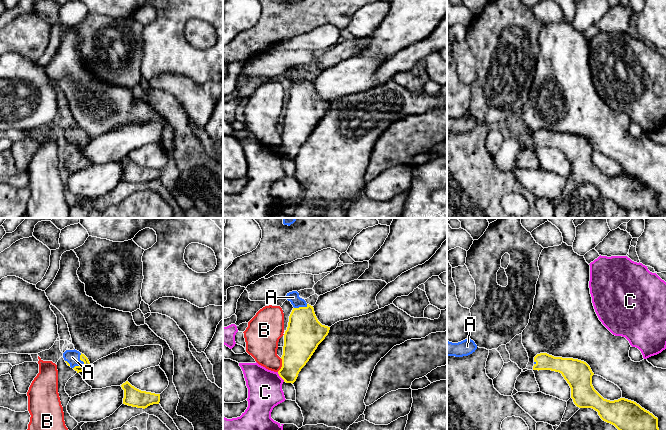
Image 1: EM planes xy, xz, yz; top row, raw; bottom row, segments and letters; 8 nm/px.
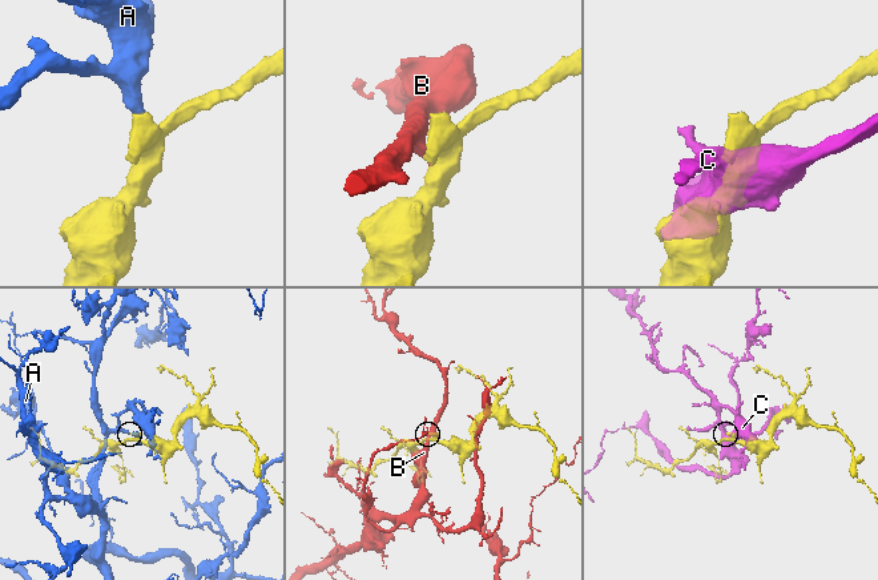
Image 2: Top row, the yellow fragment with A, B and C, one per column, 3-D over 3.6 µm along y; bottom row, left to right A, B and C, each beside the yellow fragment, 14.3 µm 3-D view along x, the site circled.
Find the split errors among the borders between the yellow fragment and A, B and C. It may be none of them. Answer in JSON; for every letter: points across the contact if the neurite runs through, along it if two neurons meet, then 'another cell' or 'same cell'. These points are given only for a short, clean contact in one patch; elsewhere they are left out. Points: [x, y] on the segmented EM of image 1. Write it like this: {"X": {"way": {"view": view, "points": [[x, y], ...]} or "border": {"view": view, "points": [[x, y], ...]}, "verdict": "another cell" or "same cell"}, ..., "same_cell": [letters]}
{"A": {"way": {"view": "xy", "points": [[83, 358], [84, 364], [72, 357]]}, "verdict": "same cell"}, "B": {"border": {"view": "xz", "points": [[281, 358], [281, 367], [277, 371]]}, "verdict": "another cell"}, "C": {"verdict": "another cell"}, "same_cell": ["A"]}

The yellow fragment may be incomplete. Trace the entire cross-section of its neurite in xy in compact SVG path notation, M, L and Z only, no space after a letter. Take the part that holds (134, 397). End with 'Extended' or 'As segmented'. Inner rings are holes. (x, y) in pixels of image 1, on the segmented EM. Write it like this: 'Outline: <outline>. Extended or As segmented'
Outline: M128 381L123 383L121 387L124 390L123 404L125 405L145 409L160 402L160 394L141 391L132 386Z. As segmented

